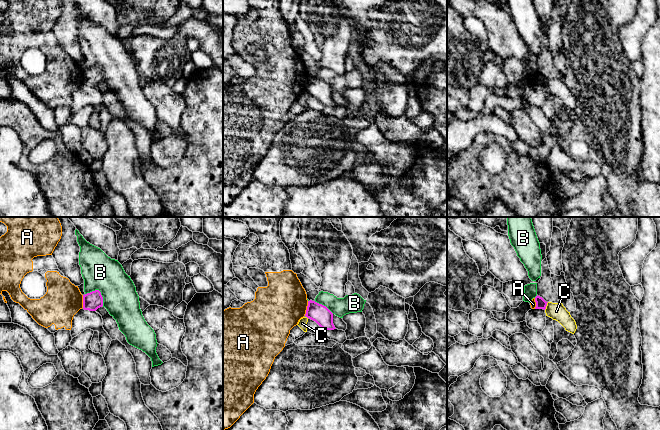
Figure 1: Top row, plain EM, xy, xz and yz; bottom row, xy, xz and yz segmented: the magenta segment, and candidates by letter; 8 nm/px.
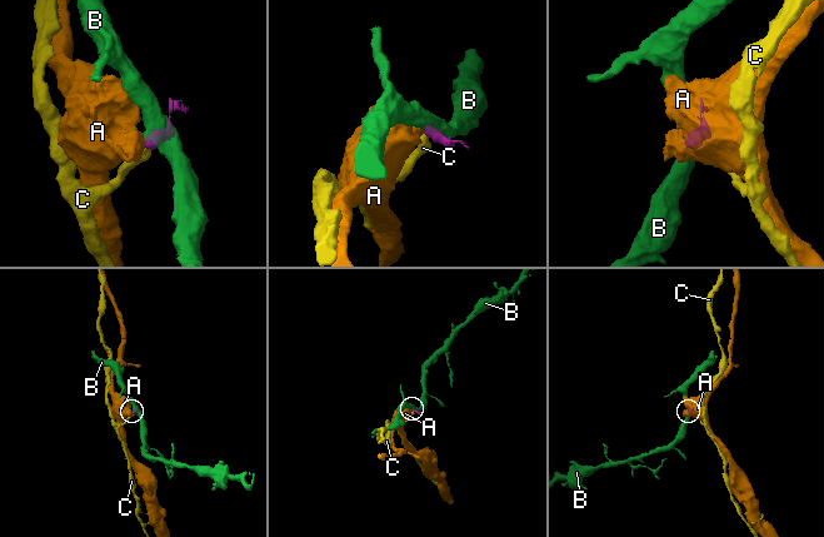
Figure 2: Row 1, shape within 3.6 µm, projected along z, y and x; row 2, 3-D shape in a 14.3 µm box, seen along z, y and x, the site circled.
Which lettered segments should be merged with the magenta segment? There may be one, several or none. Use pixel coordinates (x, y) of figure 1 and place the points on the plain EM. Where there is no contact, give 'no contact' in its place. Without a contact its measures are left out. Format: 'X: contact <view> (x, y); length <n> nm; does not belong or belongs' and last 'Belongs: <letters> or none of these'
A: contact xz (307, 84); length 120 nm; does not belong
B: contact xy (99, 67); length 180 nm; does not belong
C: contact yz (546, 81); length 70 nm; does not belong
Belongs: none of these

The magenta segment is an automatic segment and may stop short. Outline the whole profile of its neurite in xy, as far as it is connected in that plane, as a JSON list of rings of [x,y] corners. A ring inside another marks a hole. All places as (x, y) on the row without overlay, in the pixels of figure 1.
[[[99,66],[92,67],[83,71],[83,85],[96,87],[103,82],[103,73]]]

